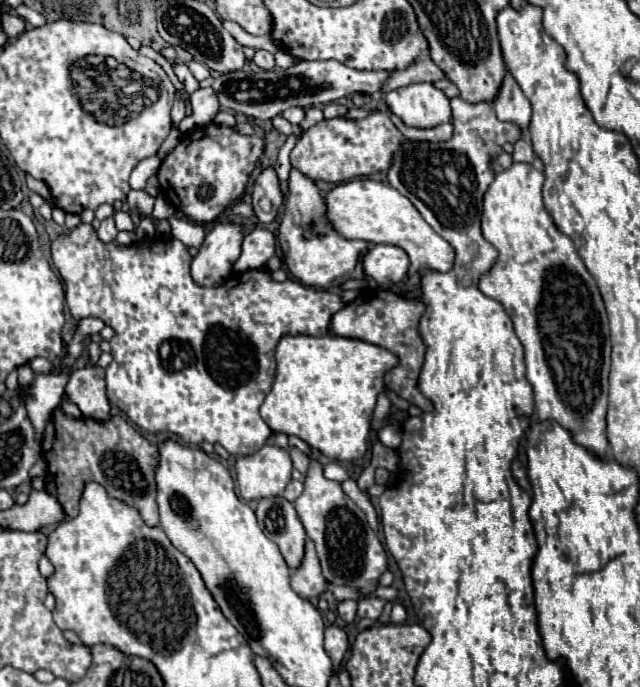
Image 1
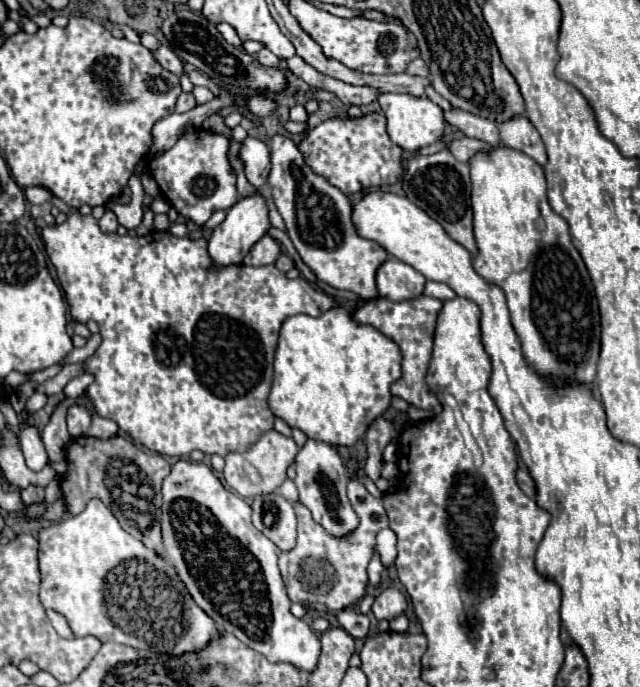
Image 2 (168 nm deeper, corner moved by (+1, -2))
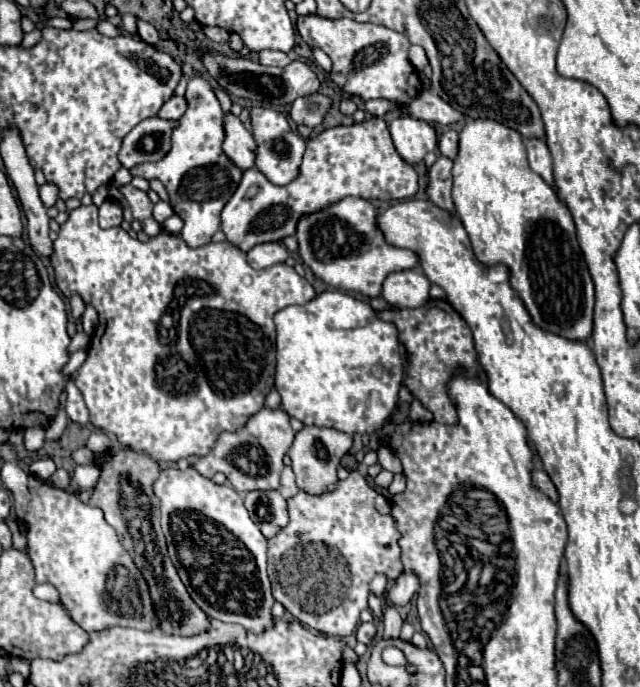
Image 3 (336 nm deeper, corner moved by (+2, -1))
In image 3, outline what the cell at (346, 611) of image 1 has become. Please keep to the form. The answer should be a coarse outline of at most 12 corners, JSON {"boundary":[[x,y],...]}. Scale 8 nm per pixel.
{"boundary":[[374,622],[360,624],[356,630],[358,642],[366,646],[376,636]]}

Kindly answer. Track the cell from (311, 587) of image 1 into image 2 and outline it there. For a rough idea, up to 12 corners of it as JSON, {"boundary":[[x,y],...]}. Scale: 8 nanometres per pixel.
{"boundary":[[357,479],[361,523],[345,539],[297,513],[279,555],[291,601],[335,613],[365,595],[375,535],[389,525]]}

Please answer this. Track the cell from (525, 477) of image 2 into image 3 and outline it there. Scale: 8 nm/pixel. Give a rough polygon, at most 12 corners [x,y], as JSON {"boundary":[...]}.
{"boundary":[[534,470],[534,486],[558,502],[556,486],[544,470]]}

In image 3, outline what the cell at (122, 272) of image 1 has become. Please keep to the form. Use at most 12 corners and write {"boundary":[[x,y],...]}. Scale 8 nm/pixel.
{"boundary":[[70,212],[90,424],[154,460],[264,406],[288,264]]}

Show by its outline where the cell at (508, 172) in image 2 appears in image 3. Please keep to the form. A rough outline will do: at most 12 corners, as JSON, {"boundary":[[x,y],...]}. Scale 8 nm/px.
{"boundary":[[466,122],[452,166],[476,258],[536,324],[592,334],[568,206],[520,132]]}

